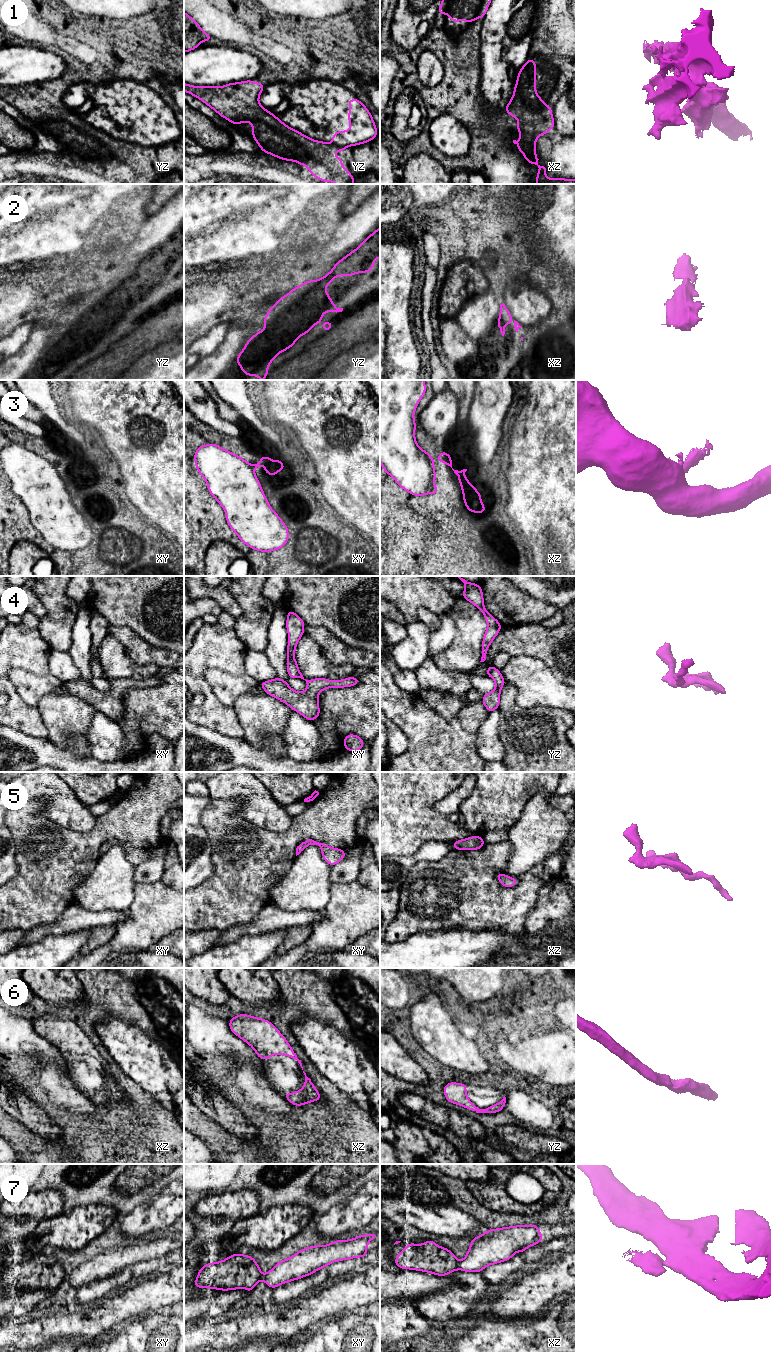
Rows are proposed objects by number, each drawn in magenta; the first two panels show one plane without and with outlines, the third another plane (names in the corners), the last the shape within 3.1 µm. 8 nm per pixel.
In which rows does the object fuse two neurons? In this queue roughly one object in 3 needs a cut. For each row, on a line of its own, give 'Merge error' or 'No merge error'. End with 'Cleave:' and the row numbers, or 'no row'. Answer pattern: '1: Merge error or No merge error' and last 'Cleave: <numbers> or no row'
1: Merge error
2: No merge error
3: Merge error
4: No merge error
5: No merge error
6: No merge error
7: Merge error
Cleave: 1, 3, 7

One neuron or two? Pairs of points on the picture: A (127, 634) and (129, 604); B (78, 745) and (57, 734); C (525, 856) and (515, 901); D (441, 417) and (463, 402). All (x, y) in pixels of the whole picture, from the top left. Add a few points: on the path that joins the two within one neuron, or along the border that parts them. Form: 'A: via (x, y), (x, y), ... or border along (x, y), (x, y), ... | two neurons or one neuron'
A: border along (109, 623), (115, 626), (127, 626), (145, 641) | two neurons
B: via (73, 740), (67, 734), (62, 734) | one neuron
C: border along (542, 862), (513, 877) | two neurons
D: border along (450, 390), (455, 395), (458, 407) | two neurons

